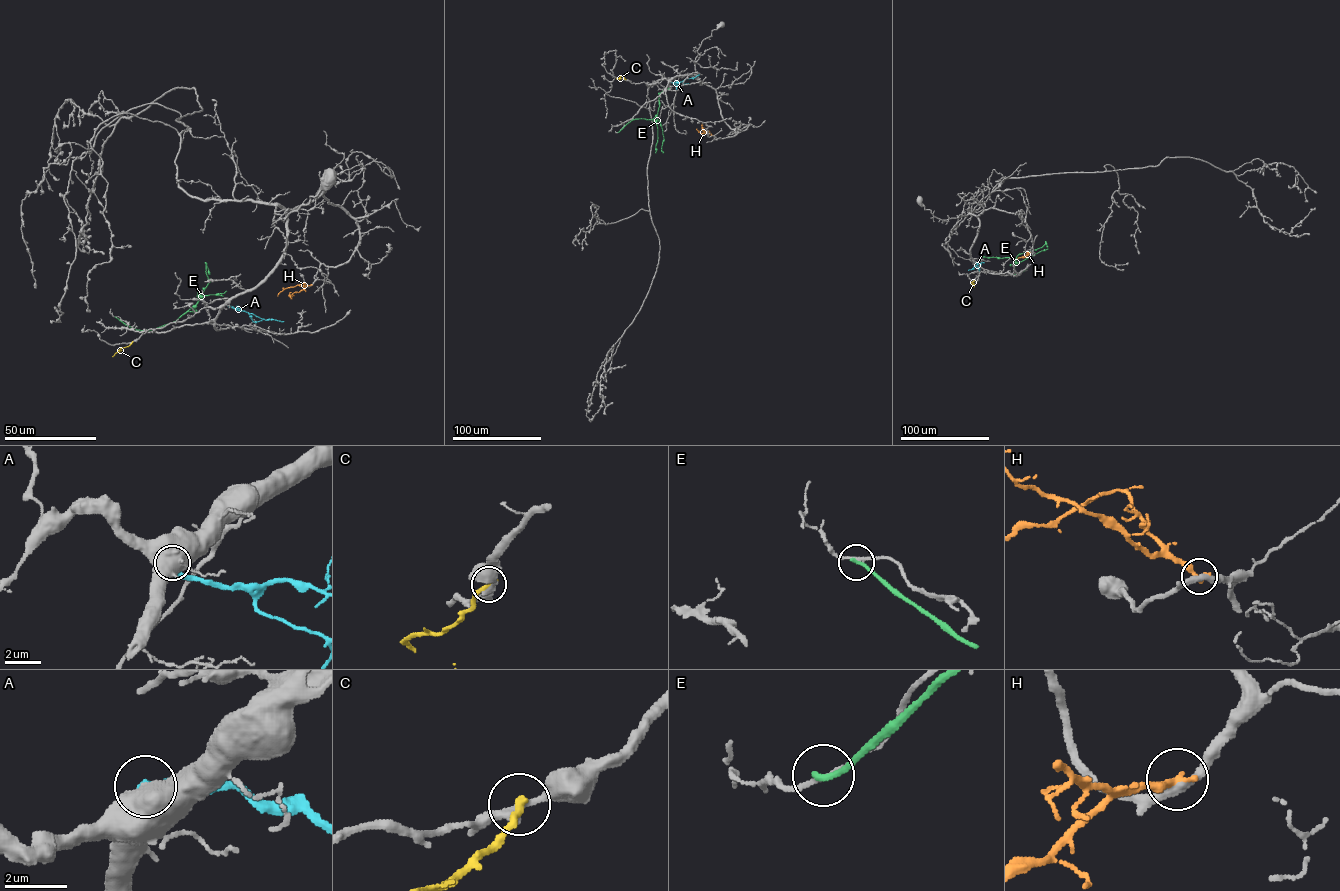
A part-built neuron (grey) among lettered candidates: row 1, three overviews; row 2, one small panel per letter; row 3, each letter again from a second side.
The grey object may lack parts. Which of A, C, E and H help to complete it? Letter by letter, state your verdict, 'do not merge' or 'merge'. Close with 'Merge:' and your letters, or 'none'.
A: do not merge
C: do not merge
E: do not merge
H: do not merge
Merge: none

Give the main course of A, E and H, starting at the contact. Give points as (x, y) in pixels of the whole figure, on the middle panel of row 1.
A: (669, 81), (679, 83), (698, 73)
E: (618, 132), (632, 120), (658, 120), (663, 131), (663, 152)
H: (712, 135), (696, 129)

